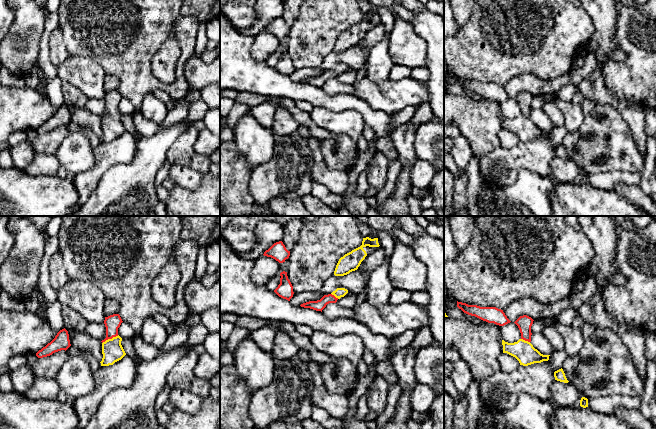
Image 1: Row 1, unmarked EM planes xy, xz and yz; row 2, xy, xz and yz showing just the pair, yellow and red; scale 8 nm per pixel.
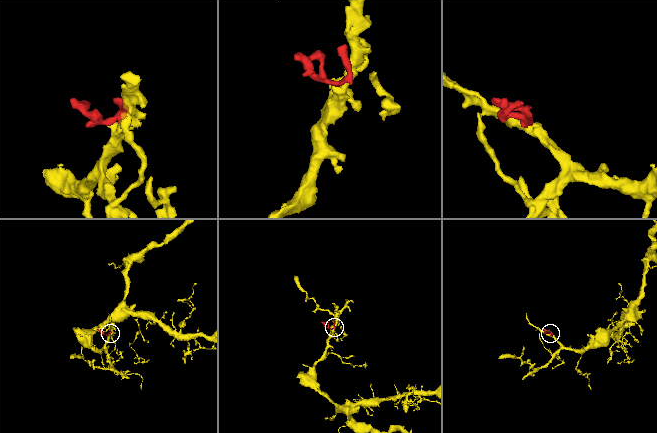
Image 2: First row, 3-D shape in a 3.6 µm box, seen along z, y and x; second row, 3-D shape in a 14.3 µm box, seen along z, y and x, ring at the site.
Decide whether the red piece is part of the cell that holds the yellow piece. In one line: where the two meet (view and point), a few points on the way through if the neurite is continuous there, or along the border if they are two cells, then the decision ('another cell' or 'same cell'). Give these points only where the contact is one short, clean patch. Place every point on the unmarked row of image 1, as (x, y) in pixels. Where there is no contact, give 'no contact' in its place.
xy (110, 115) | across xy (112, 126), (110, 115), (112, 99) | same cell

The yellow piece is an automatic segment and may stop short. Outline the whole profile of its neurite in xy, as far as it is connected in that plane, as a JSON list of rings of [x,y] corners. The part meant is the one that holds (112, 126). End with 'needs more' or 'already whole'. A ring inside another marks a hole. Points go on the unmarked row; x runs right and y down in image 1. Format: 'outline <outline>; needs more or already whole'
outline [[[119,90],[105,93],[106,114],[101,117],[103,130],[101,142],[113,141],[126,131],[121,121],[122,114],[118,111],[118,104],[122,98]]]; needs more

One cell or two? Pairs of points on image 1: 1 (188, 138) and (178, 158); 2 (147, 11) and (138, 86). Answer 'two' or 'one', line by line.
1: one
2: one

